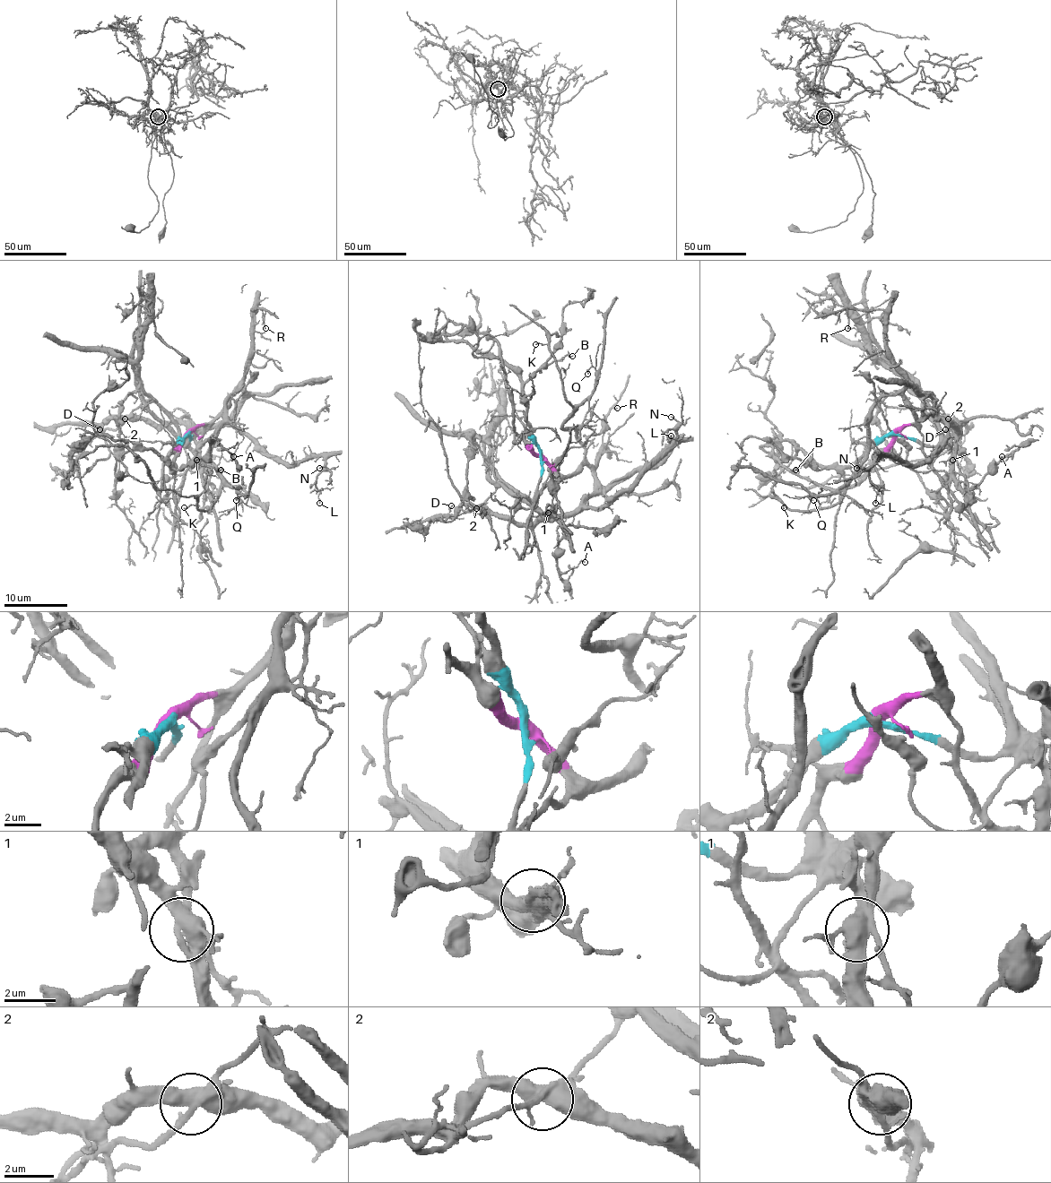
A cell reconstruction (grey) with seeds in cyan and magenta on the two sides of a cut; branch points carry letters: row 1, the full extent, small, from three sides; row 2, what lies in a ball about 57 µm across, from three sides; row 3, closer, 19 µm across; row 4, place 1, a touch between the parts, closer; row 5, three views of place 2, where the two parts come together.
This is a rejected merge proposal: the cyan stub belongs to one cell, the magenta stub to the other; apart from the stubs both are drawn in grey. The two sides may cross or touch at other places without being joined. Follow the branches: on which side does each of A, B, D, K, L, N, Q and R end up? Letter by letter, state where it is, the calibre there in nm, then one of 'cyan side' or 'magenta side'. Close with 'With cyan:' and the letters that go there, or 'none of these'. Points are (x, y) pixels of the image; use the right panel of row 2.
A: place (1002, 456); calibre 120 nm; cyan side
B: place (795, 470); calibre 260 nm; cyan side
D: place (945, 429); calibre 130 nm; magenta side
K: place (784, 507); calibre 110 nm; magenta side
L: place (875, 503); calibre 150 nm; magenta side
N: place (856, 468); calibre 120 nm; magenta side
Q: place (813, 500); calibre 170 nm; magenta side
R: place (847, 328); calibre 110 nm; magenta side
With cyan: A, B

